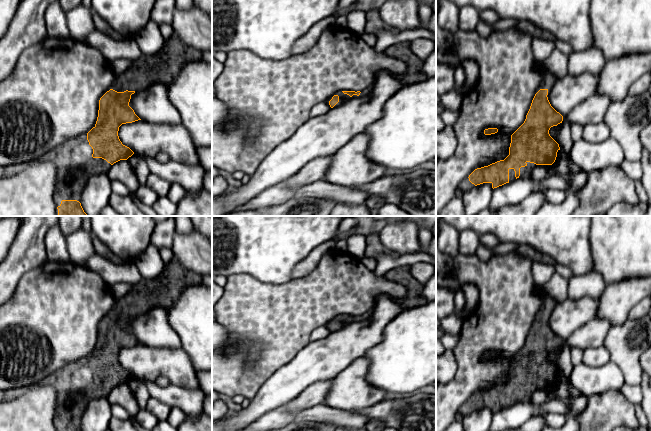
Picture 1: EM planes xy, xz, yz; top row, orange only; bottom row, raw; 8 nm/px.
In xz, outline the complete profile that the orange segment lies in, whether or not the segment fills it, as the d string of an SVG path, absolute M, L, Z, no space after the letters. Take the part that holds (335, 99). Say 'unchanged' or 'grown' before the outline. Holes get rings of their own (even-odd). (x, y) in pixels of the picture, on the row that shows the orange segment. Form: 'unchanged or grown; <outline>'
grown; M367 88L363 91L339 91L337 92L333 97L330 97L326 100L326 104L333 108L338 107L341 103L343 103L345 100L351 99L351 98L361 98L369 95L371 92L371 88Z

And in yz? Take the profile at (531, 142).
grown; M546 74L546 78L536 91L524 123L511 135L509 155L504 160L475 169L459 185L463 192L483 183L489 183L494 189L517 178L529 179L532 170L537 165L552 165L555 162L560 147L550 136L549 130L551 127L562 123L563 116L551 106L548 96L556 81L555 76Z

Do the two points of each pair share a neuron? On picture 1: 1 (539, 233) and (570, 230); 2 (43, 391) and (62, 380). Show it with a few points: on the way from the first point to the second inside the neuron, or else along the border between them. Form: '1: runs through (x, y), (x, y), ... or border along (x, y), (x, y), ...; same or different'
1: runs through (547, 230), (562, 230); same
2: border along (45, 381), (56, 388), (57, 406); different

